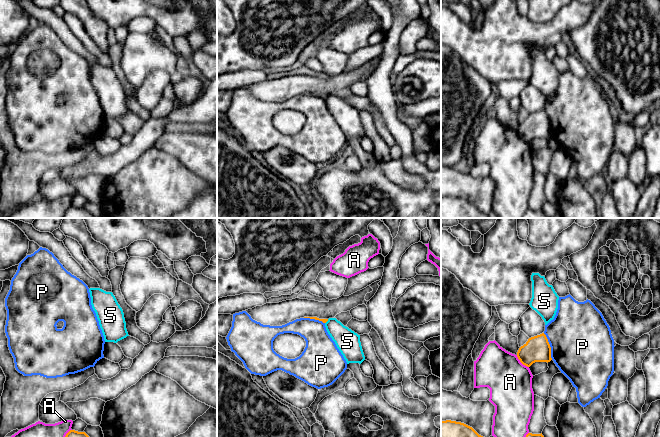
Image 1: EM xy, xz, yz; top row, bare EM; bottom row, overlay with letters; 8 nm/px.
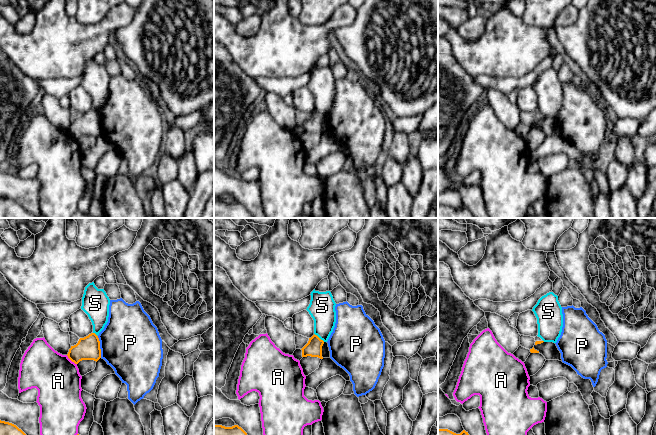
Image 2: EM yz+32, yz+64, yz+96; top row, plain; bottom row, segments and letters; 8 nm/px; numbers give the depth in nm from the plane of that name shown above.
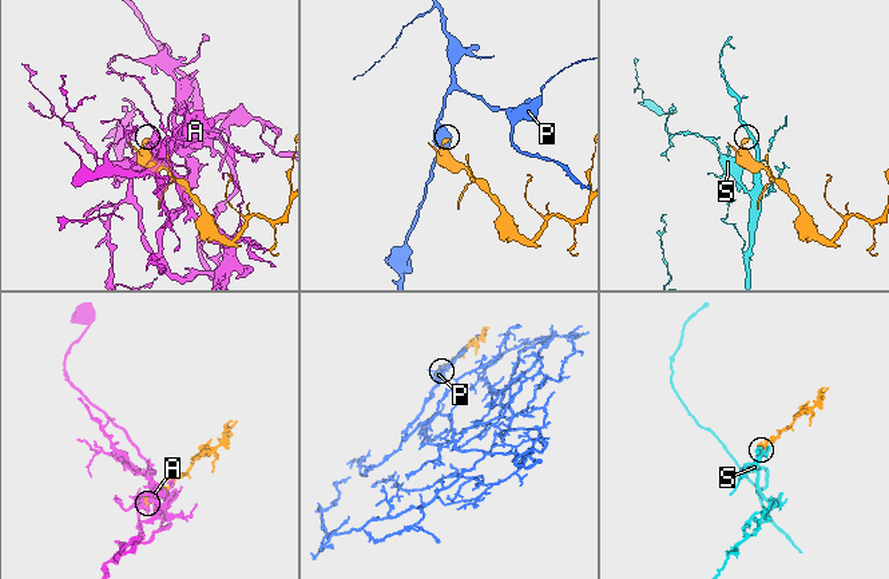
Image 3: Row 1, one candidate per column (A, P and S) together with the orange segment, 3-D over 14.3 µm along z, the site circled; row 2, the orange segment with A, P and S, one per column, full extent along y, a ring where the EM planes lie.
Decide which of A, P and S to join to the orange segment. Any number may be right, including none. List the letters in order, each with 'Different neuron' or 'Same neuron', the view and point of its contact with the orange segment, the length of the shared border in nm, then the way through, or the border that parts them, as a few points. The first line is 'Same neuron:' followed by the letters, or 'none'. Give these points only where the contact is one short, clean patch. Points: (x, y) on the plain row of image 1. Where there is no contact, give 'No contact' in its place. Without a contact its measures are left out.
Same neuron: none
A: Different neuron. Touches orange at yz (521, 138). Shared border 140 nm
P: Different neuron. Touches orange at yz (549, 122). Shared border 220 nm. Boundary: yz (543, 109), (549, 120), (550, 133), (552, 135)
S: Different neuron. Touches orange at xz (327, 96). Shared border 50 nm. Boundary: xz (328, 95), (325, 99)

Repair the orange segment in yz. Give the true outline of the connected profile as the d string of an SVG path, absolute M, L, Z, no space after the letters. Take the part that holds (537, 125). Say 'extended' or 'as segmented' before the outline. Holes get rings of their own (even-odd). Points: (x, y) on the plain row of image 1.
as segmented | M544 109L531 113L519 124L517 133L520 138L530 143L535 138L550 138L551 123Z

